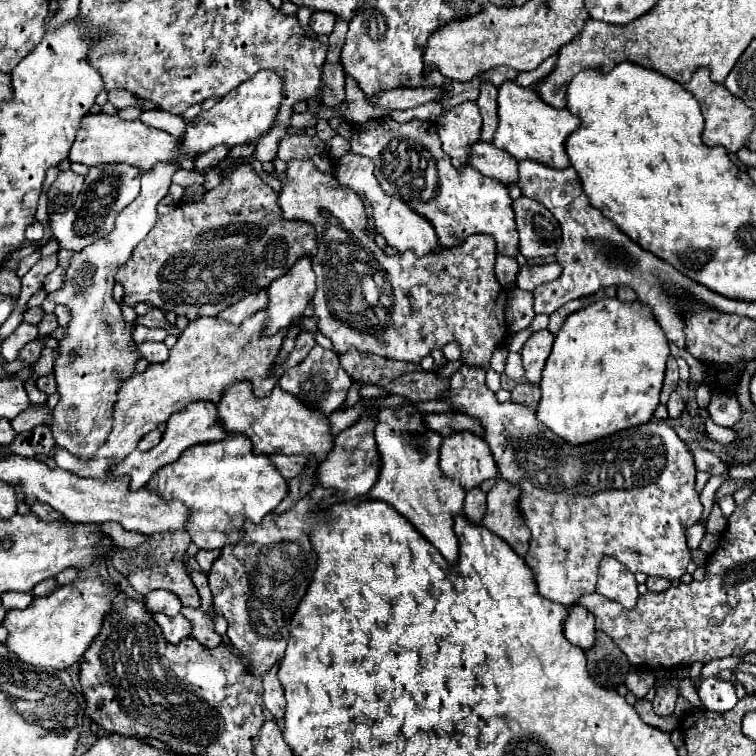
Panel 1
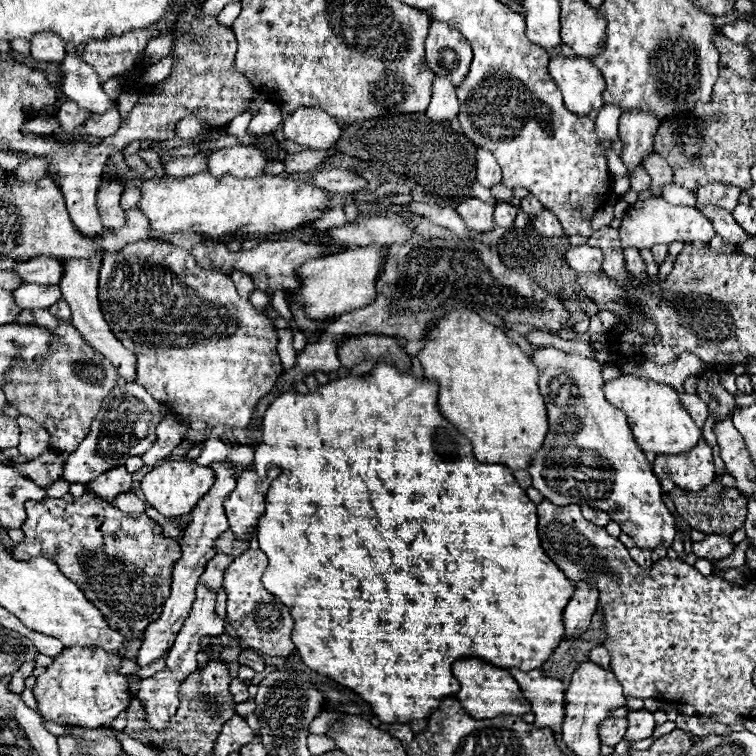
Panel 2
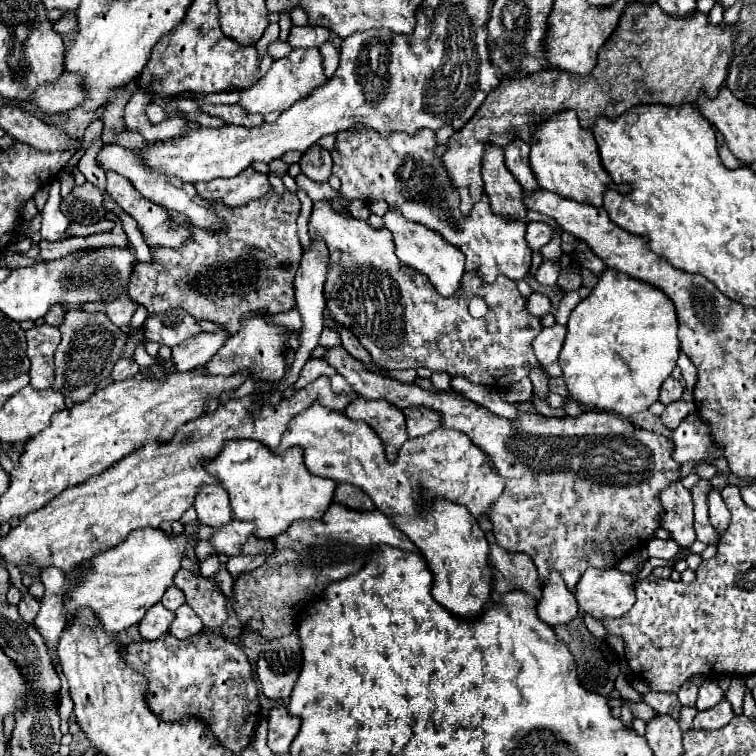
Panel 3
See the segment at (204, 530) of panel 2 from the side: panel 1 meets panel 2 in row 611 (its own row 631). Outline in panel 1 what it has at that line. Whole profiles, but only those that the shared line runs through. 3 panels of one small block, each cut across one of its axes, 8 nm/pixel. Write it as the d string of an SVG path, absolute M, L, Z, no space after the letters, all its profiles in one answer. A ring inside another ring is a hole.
M154 614L154 620L158 622L158 626L162 628L166 640L170 644L178 644L180 640L188 638L190 636L190 630L192 630L192 624L188 618L184 618L182 614L176 614L176 616L164 616L164 614Z

